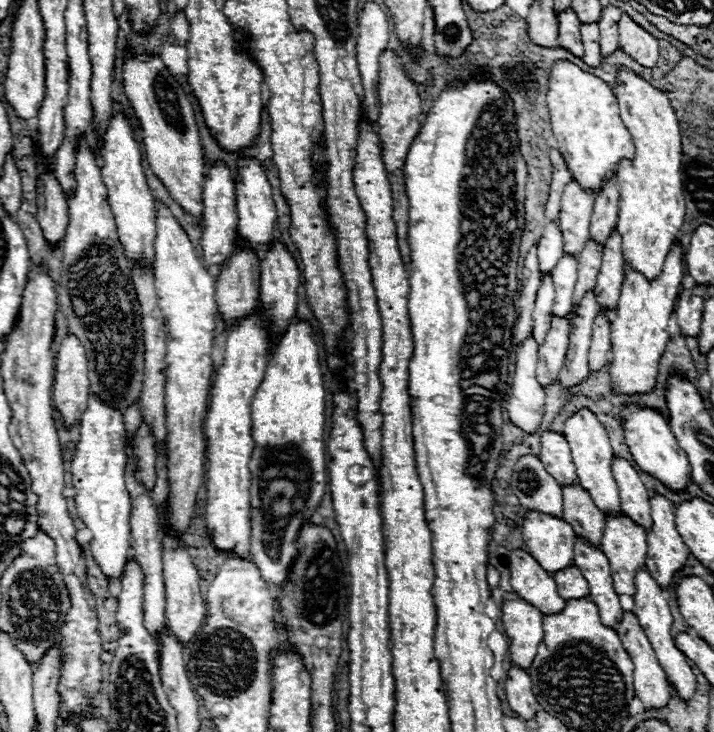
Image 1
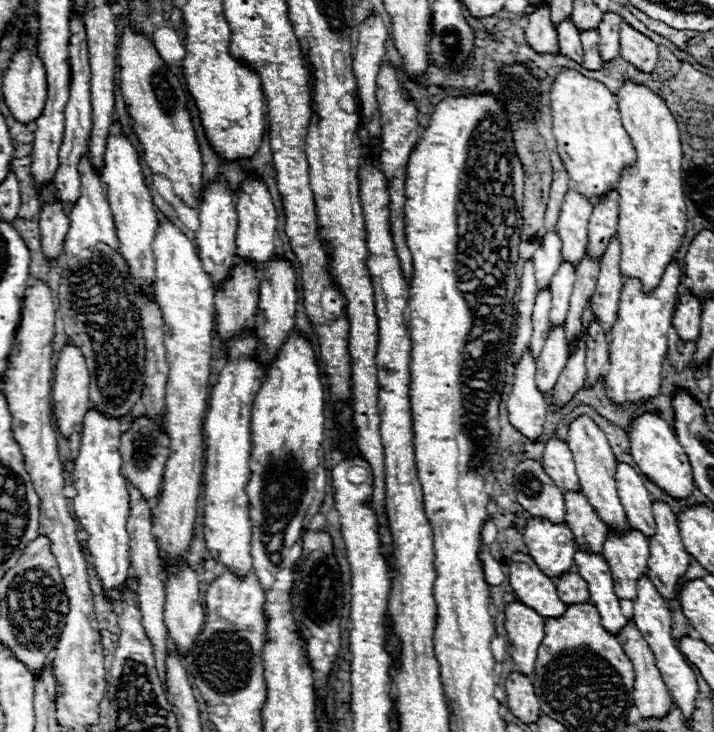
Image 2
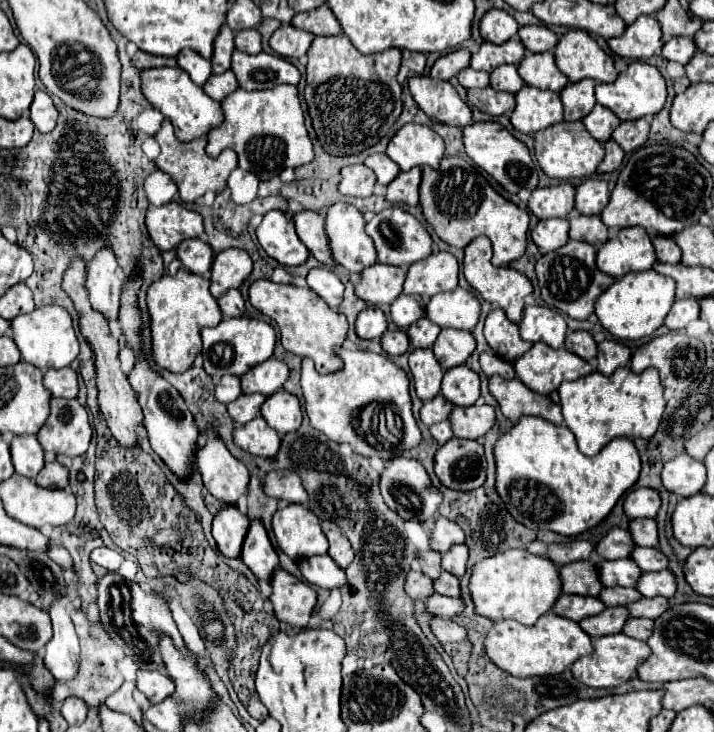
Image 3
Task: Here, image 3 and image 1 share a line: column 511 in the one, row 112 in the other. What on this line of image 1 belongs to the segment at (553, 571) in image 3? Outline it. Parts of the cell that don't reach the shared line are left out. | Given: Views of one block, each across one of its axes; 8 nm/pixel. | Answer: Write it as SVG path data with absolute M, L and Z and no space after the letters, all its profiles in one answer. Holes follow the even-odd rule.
M558 62L552 68L548 108L558 150L582 188L598 192L606 180L616 176L620 160L634 156L630 132L626 130L618 112L618 100L604 80L582 72L570 62Z

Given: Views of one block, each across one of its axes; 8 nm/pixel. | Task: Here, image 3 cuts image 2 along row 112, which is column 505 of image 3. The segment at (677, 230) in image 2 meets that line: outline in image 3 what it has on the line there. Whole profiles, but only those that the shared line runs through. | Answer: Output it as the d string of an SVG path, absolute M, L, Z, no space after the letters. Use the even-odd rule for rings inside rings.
M546 612L532 626L522 626L514 620L500 620L492 626L492 630L484 638L484 654L504 672L528 678L528 676L548 676L558 674L574 664L574 660L592 652L592 642L582 632L582 628L572 622L556 616L554 612Z

